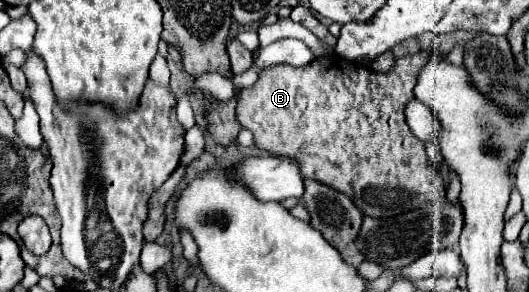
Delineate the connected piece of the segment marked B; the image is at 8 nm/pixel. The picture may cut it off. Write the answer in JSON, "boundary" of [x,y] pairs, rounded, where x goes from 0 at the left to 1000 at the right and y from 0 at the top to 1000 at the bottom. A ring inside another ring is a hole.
{"boundary":[[[809,182],[756,195],[741,250],[707,250],[688,223],[658,216],[639,188],[601,195],[578,229],[526,223],[499,236],[480,298],[457,305],[450,339],[450,408],[473,442],[488,510],[526,538],[552,538],[567,558],[578,613],[605,620],[650,668],[696,743],[745,743],[764,723],[824,695],[843,668],[836,599],[809,558],[802,490],[767,428],[764,366],[783,339],[783,291]]]}

